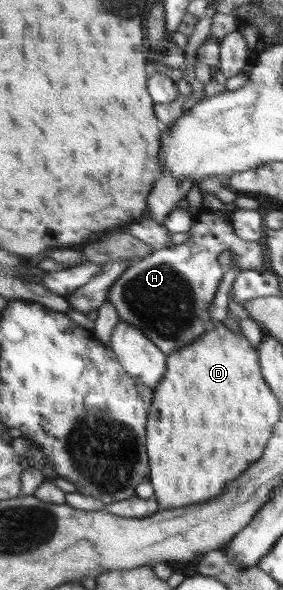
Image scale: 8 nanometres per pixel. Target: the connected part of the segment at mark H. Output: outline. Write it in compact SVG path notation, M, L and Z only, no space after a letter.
M206 210L195 217L188 233L191 238L187 242L175 246L171 245L169 248L155 248L147 257L131 264L115 280L115 283L112 283L106 295L106 302L116 307L120 321L144 331L145 335L157 347L160 347L160 351L165 353L166 357L181 348L185 348L185 346L193 344L193 342L197 342L205 334L205 325L214 322L209 317L210 306L224 277L224 268L217 262L219 253L227 248L233 250L237 265L241 270L263 267L263 250L265 247L262 241L245 241L237 237L230 219L227 222L220 215Z

